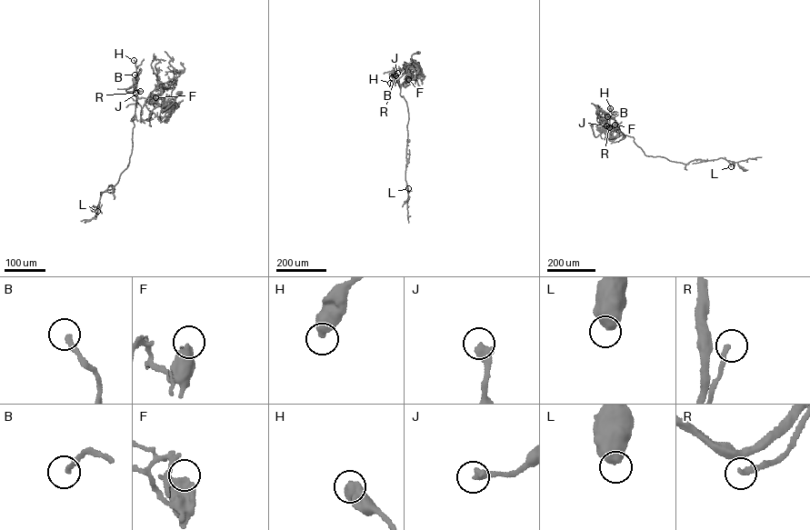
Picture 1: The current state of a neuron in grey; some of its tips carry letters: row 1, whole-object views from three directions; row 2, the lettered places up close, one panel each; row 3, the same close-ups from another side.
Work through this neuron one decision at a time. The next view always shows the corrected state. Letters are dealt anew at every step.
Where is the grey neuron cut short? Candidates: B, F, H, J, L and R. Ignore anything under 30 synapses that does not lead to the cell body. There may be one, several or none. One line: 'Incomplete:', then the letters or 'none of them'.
Incomplete: B, J, R

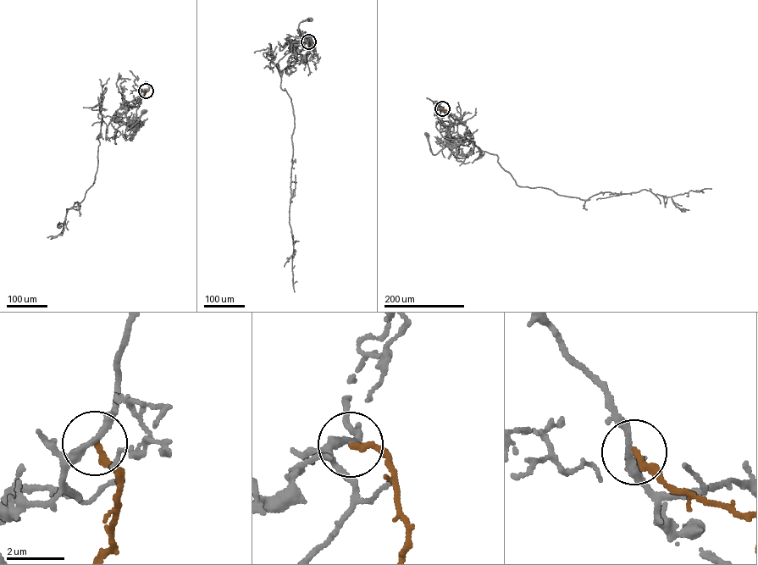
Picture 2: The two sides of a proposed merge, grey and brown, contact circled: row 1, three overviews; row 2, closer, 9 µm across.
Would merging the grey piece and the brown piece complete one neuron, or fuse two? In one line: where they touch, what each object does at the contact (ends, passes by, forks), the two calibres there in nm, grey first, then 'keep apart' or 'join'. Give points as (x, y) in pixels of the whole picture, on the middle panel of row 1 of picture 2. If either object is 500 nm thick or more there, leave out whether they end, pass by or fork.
at (308, 41); grey passes by; brown ends there; 220 nm thick on the grey side, 220 nm on the other; keep apart

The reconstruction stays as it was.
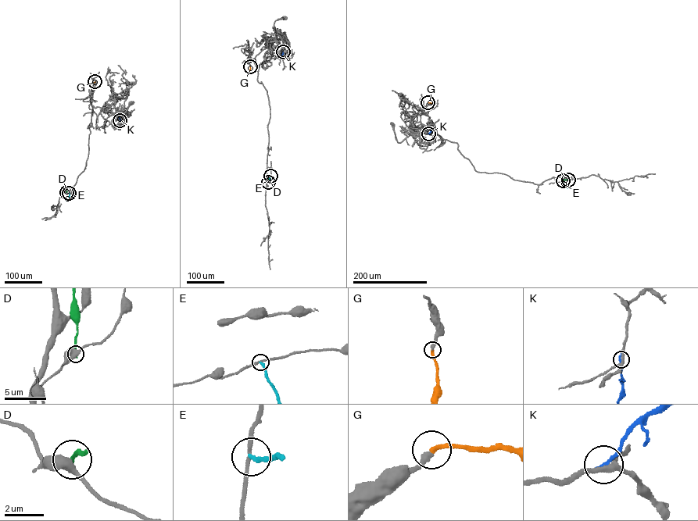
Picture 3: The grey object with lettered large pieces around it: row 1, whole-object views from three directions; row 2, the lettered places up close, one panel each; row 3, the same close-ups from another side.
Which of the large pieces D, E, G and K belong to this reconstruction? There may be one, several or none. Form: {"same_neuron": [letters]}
{"same_neuron": ["G"]}

